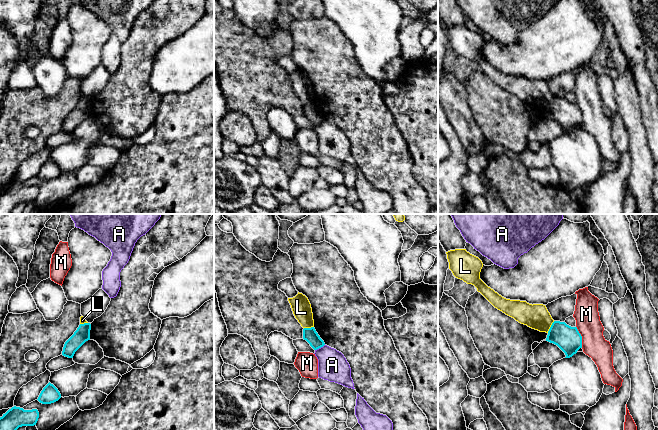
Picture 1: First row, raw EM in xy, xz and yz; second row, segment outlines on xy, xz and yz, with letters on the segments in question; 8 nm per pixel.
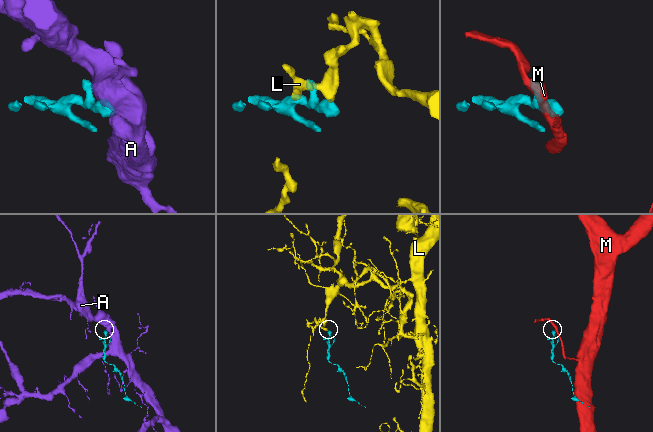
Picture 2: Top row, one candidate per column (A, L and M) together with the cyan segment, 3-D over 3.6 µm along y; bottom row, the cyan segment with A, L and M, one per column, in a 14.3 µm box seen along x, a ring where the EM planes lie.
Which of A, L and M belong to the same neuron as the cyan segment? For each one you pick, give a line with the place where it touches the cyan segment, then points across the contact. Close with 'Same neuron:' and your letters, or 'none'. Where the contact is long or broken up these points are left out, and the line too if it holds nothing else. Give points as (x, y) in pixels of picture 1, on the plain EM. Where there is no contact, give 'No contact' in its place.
Same neuron: none

